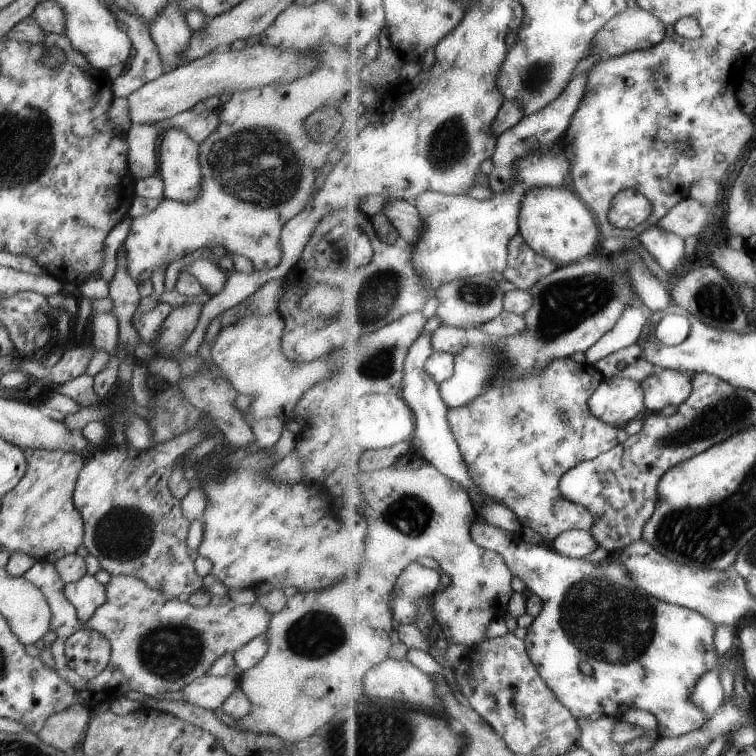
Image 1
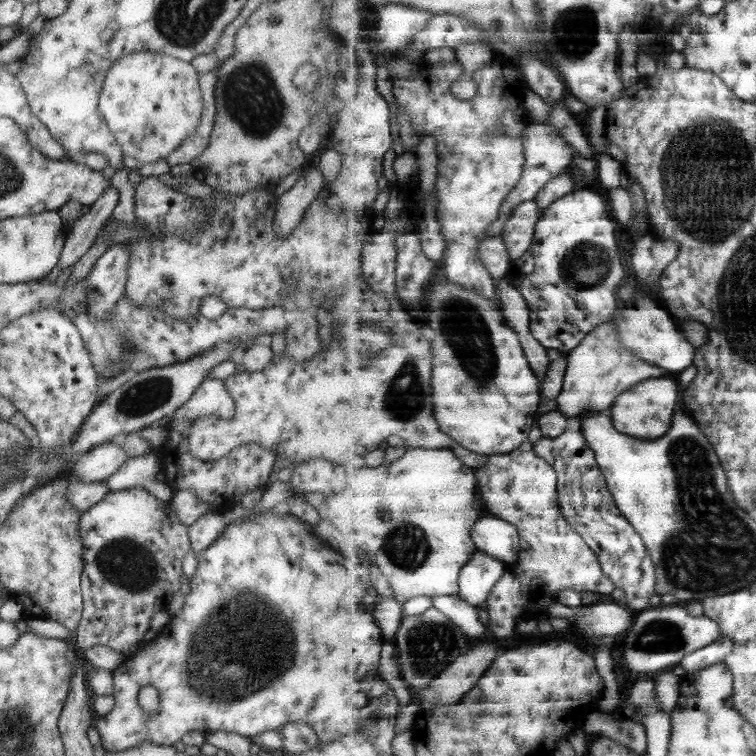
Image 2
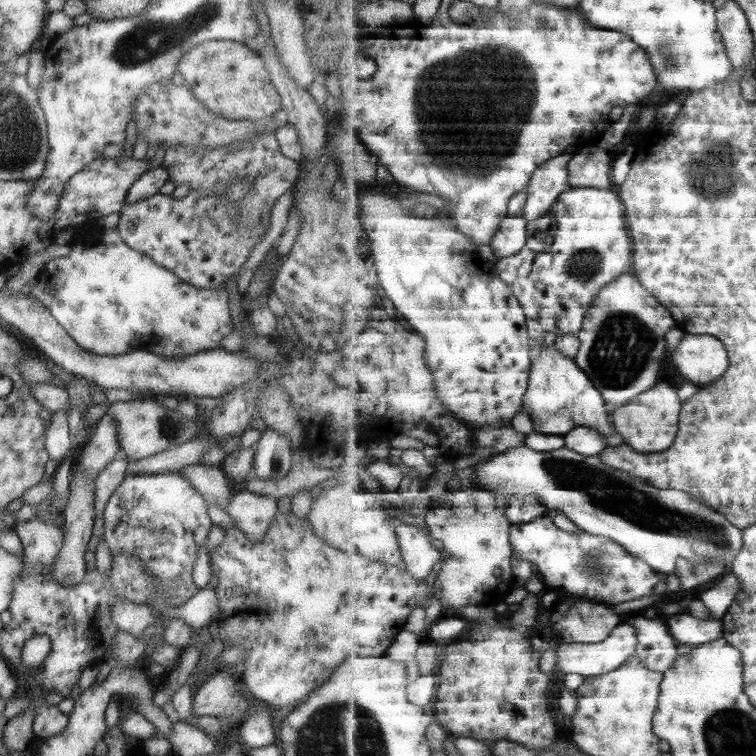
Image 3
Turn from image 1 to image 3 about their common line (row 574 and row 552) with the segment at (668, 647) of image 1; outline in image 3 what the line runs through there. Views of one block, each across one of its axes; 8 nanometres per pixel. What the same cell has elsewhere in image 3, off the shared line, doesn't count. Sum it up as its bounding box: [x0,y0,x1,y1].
[510,517,668,606]

